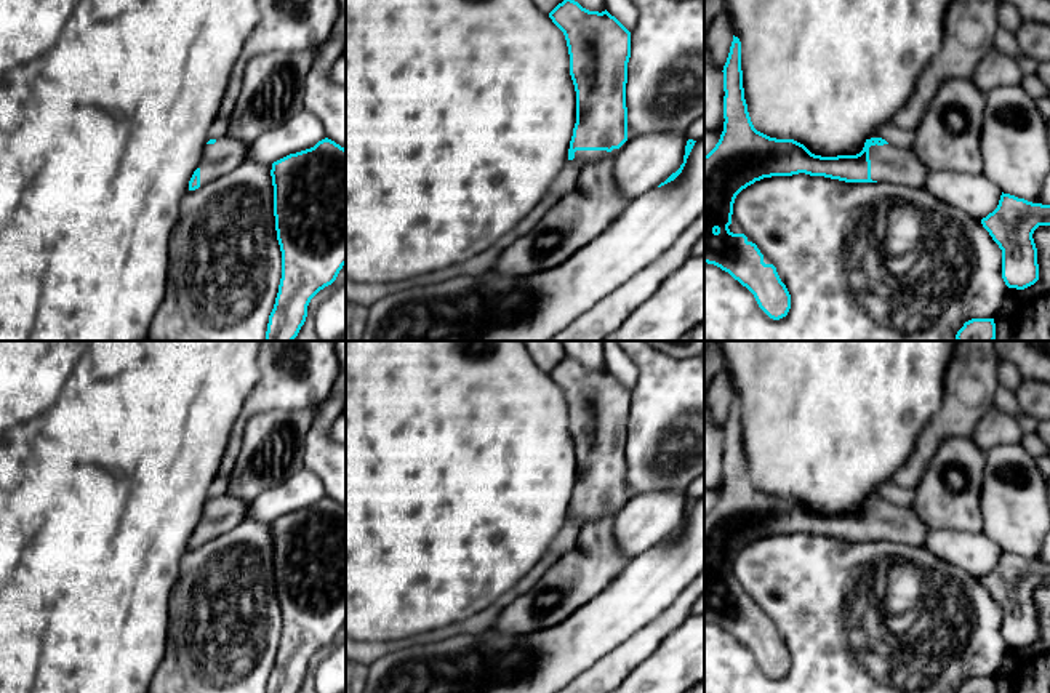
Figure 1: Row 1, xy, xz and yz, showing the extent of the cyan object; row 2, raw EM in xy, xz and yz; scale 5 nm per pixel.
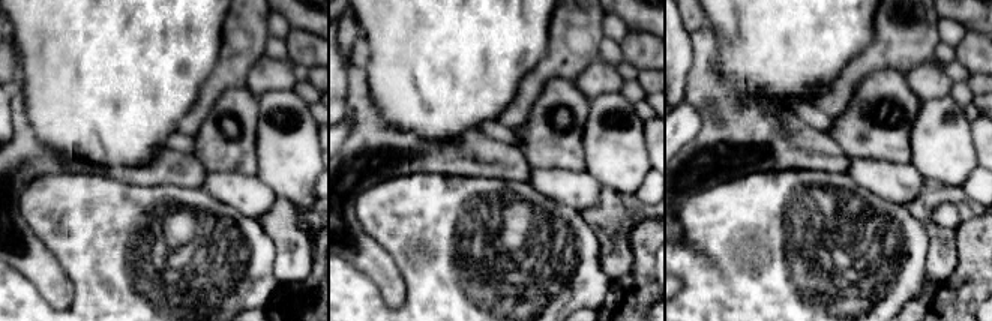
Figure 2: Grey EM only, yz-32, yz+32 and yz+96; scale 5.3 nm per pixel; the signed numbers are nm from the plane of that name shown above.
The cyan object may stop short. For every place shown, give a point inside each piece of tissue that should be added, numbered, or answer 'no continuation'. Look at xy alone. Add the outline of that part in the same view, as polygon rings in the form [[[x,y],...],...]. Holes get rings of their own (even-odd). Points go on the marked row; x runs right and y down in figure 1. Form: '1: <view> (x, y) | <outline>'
1: xy (226, 154) | [[[230,136],[218,138],[214,144],[205,144],[200,160],[200,187],[234,171],[245,160],[248,144]]]

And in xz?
1: xz (583, 157) | [[[576,150],[575,160],[583,170],[586,165],[605,157],[607,154],[610,154],[610,152],[607,152],[607,150]]]

